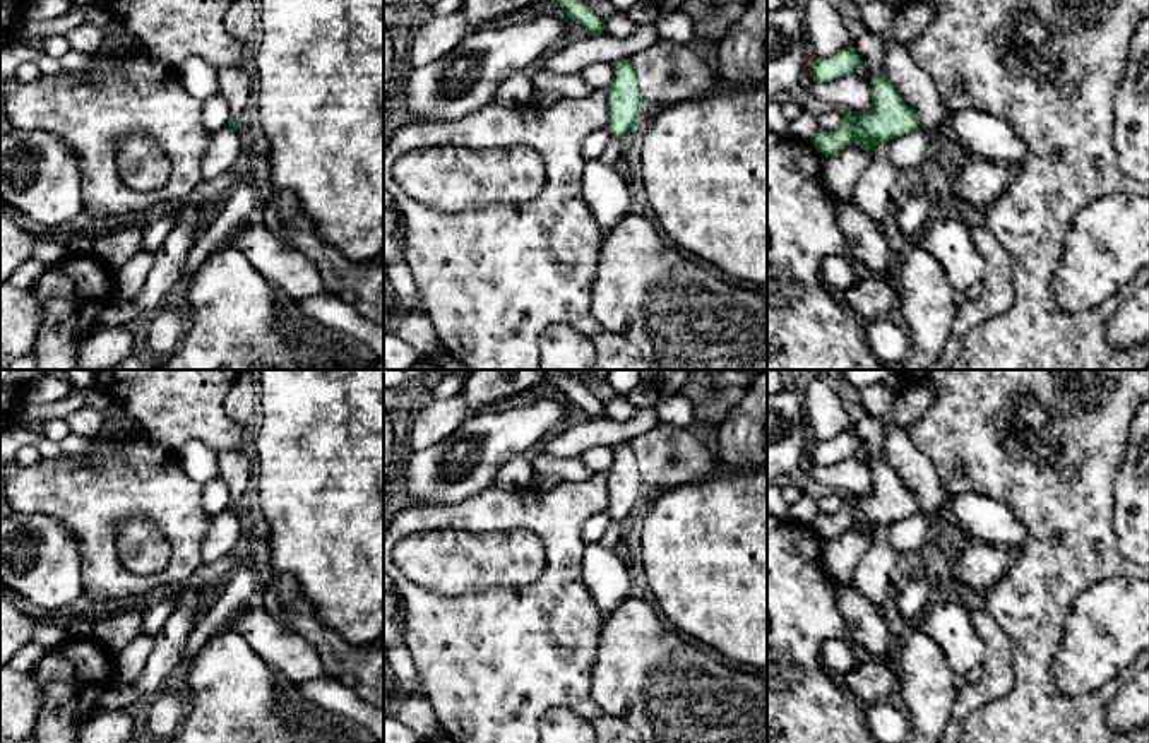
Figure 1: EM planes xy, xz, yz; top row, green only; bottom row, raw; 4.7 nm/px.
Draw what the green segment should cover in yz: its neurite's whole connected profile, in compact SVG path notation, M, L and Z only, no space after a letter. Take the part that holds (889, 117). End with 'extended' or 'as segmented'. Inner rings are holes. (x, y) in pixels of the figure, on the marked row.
M884 74L872 79L872 108L868 111L842 111L836 130L817 128L812 144L825 158L846 146L860 146L873 156L880 142L890 142L920 127L918 116L909 108Z | as segmented

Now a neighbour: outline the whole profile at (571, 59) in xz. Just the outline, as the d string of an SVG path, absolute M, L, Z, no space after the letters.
M654 24L637 26L634 34L620 38L616 34L594 34L574 43L563 43L557 50L546 53L538 68L560 75L579 75L594 62L616 62L630 58L656 45L659 39Z

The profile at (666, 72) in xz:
M659 38L651 48L632 55L642 99L673 106L676 103L728 92L729 84L692 45Z

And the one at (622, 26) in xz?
M622 12L613 14L611 17L608 17L604 21L606 27L610 27L613 31L613 34L620 36L620 38L628 38L634 34L635 31L635 24L625 17Z

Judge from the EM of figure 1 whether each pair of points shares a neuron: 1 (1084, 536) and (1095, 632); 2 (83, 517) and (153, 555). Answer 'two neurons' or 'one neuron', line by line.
1: two neurons
2: two neurons

